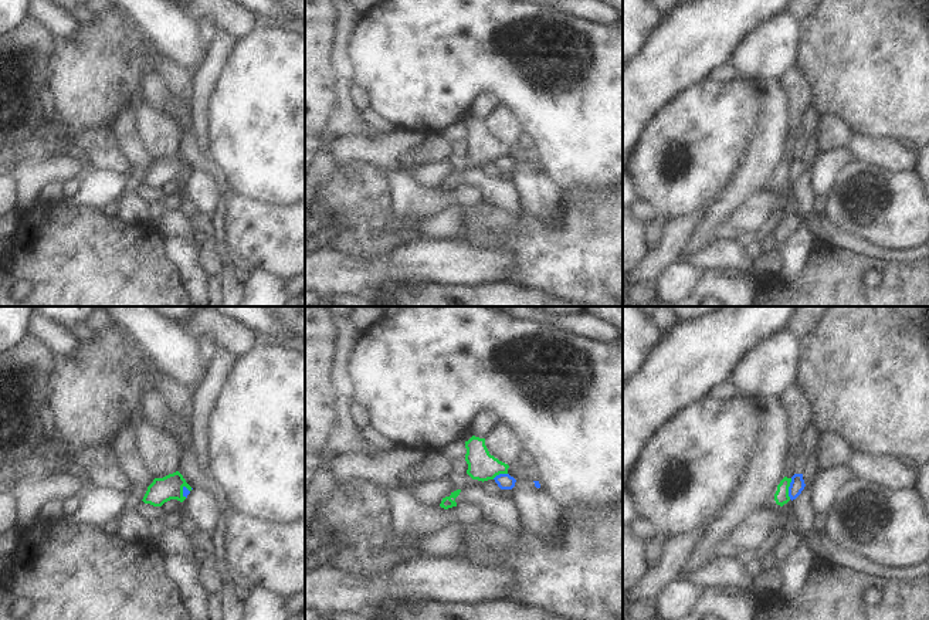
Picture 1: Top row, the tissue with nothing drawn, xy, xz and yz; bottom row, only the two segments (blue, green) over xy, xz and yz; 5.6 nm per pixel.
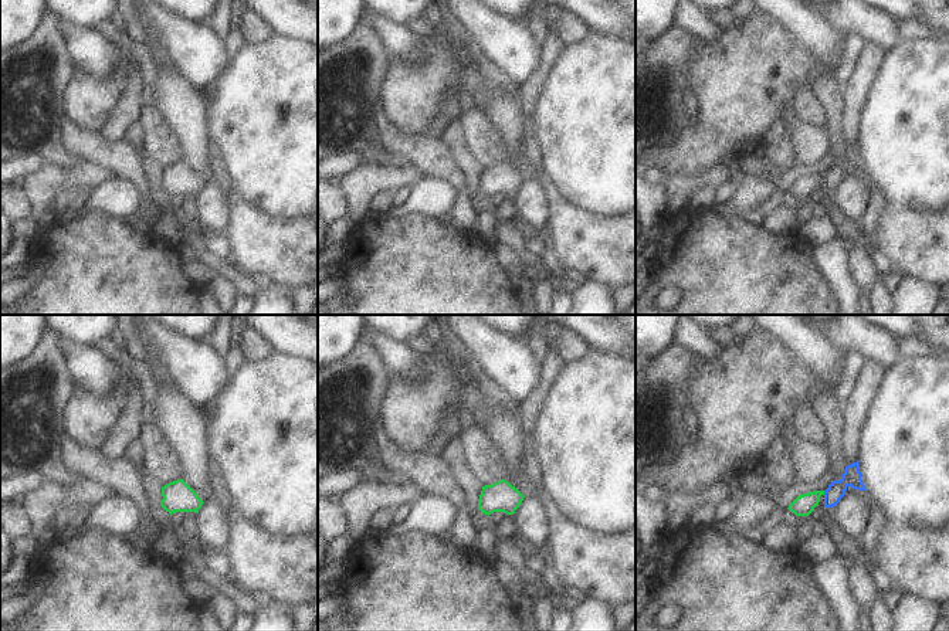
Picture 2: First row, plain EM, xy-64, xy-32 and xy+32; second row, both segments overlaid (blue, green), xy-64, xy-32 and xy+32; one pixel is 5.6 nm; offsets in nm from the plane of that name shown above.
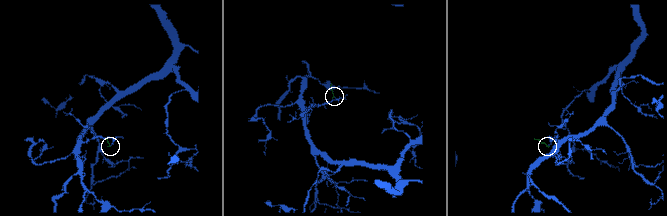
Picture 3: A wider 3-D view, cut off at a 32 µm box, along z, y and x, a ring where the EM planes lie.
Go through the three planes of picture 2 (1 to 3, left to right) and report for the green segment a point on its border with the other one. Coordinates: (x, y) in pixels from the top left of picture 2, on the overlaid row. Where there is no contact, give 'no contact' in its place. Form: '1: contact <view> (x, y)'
1: no contact
2: no contact
3: contact xy+32 (824, 492)

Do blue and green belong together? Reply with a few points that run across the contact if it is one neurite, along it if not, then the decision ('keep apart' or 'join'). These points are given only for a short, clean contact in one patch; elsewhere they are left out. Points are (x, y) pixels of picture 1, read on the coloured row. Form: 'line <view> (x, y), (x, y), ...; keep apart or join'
line yz (792, 478), (789, 498); keep apart

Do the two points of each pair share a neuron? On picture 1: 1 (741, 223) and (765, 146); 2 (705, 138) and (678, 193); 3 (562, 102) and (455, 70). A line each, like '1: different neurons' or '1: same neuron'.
1: different neurons
2: same neuron
3: same neuron

